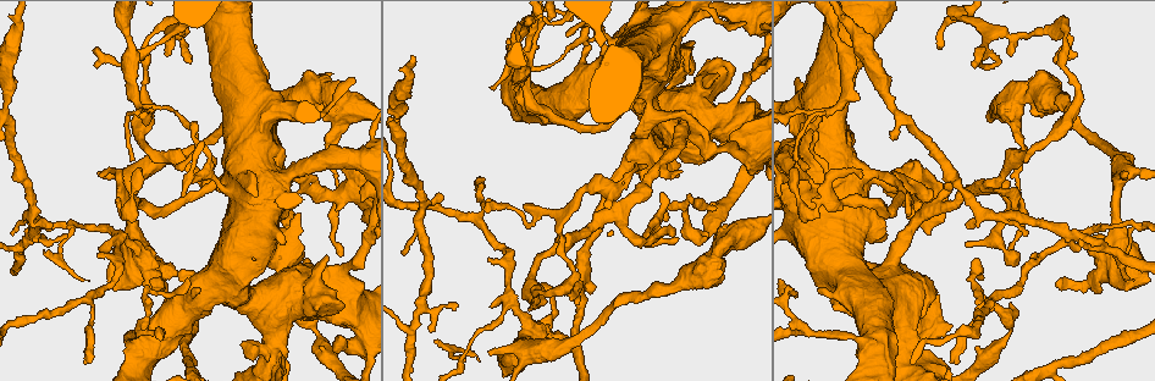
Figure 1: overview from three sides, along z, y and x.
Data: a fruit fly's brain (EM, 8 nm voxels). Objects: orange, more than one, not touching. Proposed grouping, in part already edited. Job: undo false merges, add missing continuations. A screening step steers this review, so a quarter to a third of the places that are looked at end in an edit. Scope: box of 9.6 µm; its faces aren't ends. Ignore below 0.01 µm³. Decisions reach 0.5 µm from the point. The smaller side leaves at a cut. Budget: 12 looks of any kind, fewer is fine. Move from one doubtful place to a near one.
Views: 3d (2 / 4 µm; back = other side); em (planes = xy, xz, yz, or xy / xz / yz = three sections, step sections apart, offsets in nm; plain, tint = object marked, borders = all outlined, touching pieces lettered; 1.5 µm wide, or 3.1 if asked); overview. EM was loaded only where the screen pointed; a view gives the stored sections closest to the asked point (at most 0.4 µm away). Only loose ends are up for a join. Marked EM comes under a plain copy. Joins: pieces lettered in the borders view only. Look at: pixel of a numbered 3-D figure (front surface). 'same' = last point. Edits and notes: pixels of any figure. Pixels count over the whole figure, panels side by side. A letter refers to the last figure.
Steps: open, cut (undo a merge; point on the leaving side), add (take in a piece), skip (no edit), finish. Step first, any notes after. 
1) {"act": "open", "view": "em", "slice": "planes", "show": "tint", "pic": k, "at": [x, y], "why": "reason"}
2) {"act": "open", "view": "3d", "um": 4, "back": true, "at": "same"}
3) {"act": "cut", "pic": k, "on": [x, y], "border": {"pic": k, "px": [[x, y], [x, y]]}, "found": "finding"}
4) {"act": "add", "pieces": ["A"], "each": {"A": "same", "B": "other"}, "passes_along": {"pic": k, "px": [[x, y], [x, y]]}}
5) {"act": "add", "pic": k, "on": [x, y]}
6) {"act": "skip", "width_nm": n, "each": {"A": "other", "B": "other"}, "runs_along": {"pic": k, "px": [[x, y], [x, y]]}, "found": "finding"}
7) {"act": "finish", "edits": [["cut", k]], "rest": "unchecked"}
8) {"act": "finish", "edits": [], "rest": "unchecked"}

{"act": "open", "view": "em", "slice": "planes", "show": "borders", "pic": 1, "at": [482, 196], "why": "a narrow waist"}

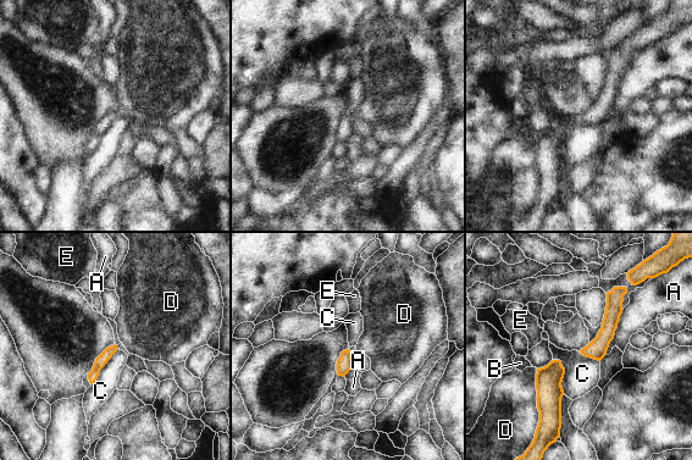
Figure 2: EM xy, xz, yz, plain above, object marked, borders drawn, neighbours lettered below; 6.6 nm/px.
{"act": "skip", "longest_contact_nm": ["D", 360], "each": {"A": "other", "B": "other", "C": "other", "D": "other", "E": "other"}, "border": {"pic": 2, "px": [[553, 359], [564, 369], [564, 393]]}, "found": "all the same neuron"}

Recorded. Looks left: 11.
{"act": "open", "view": "3d", "um": 4, "pic": 1, "at": [197, 371], "why": "branch point"}

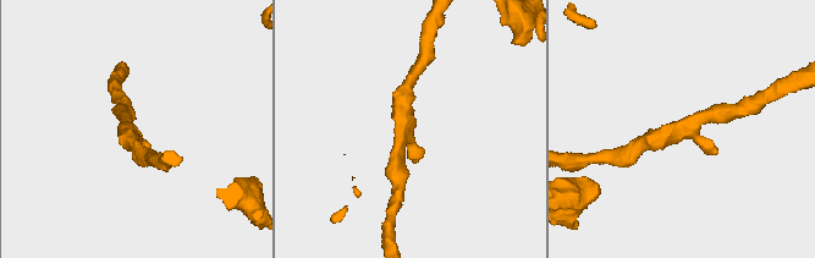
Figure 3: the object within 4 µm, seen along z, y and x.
{"act": "open", "view": "em", "slice": "xy", "step": 4, "show": "tint", "pic": 3, "at": [678, 129], "why": "need the tissue"}

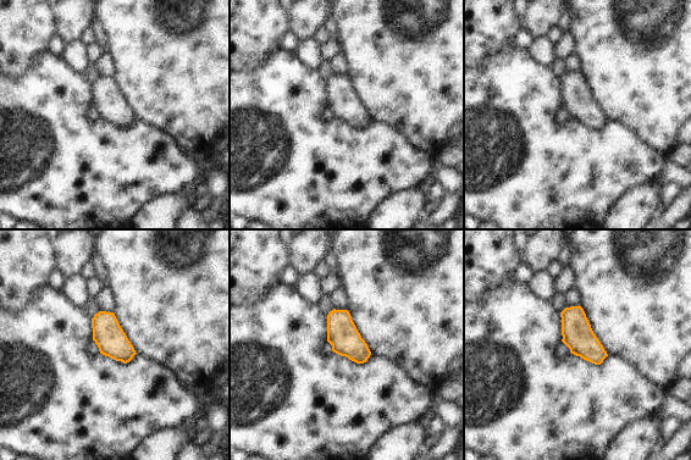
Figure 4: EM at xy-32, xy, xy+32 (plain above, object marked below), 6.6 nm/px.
{"act": "open", "view": "em", "slice": "xy", "step": 4, "show": "borders", "at": "same"}

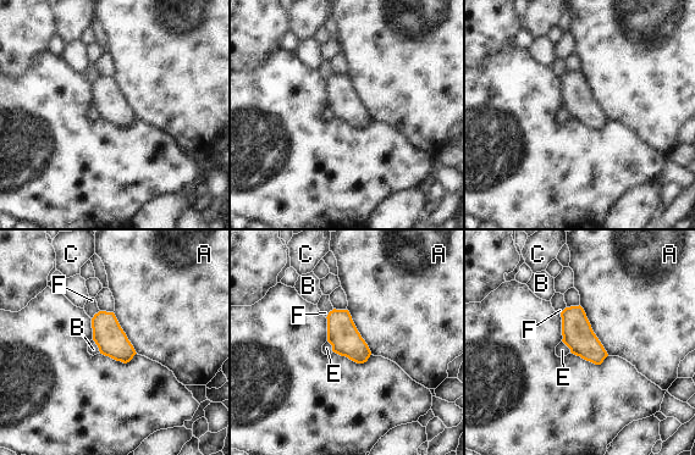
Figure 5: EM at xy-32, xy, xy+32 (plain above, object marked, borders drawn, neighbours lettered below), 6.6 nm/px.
{"act": "skip", "longest_contact_nm": ["A", 380], "each": {"A": "other", "B": "other", "C": "other", "E": "other", "F": "other"}, "found": "one neuron here"}

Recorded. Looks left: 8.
{"act": "open", "view": "em", "slice": "planes", "show": "tint", "pic": 1, "at": [865, 176], "why": "a narrow waist"}

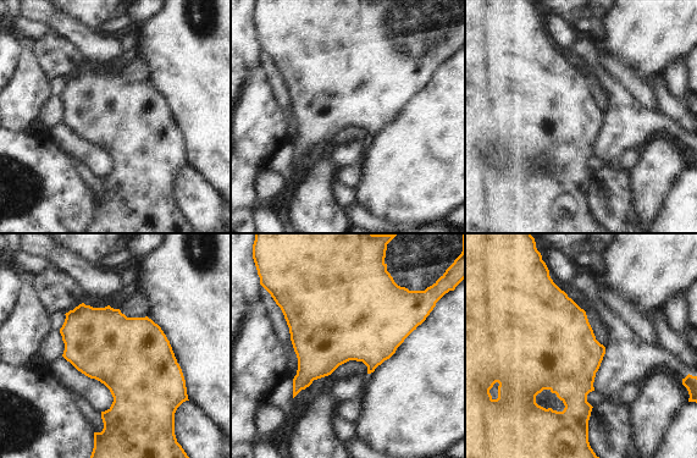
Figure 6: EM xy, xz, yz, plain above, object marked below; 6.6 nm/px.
{"act": "open", "view": "em", "slice": "planes", "show": "borders", "at": "same"}

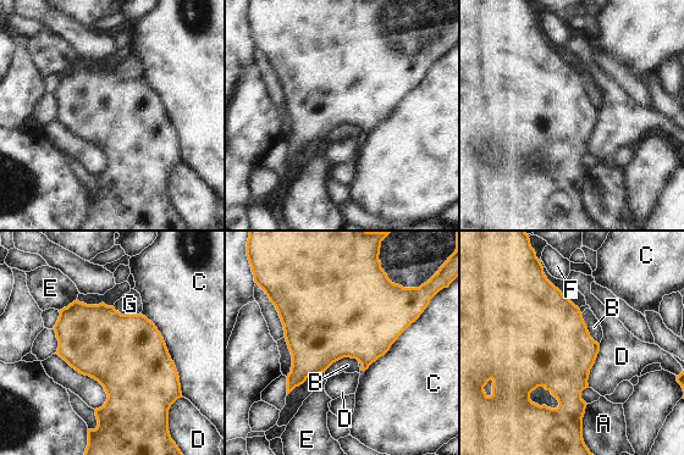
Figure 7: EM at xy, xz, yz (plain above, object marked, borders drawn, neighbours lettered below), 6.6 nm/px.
{"act": "skip", "width_nm": 280, "each": {"A": "other", "B": "other", "C": "other", "D": "other", "E": "other", "F": "other", "G": "other"}, "border": {"pic": 7, "px": [[359, 361], [341, 358], [324, 371]]}, "found": "one neuron here"}

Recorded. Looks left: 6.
{"act": "open", "view": "3d", "um": 2, "pic": 1, "at": [51, 223], "why": "free end"}

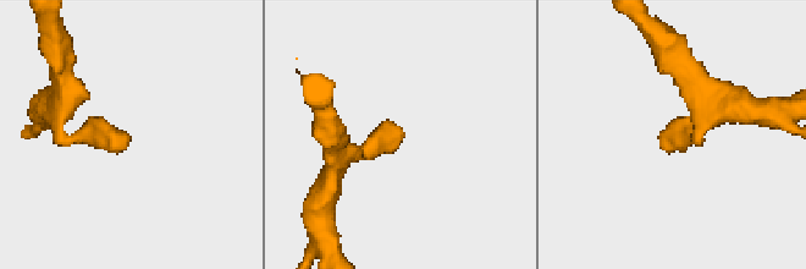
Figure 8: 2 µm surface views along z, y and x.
{"act": "open", "view": "em", "slice": "planes", "show": "borders", "pic": 8, "at": [402, 130], "why": "need the tissue"}

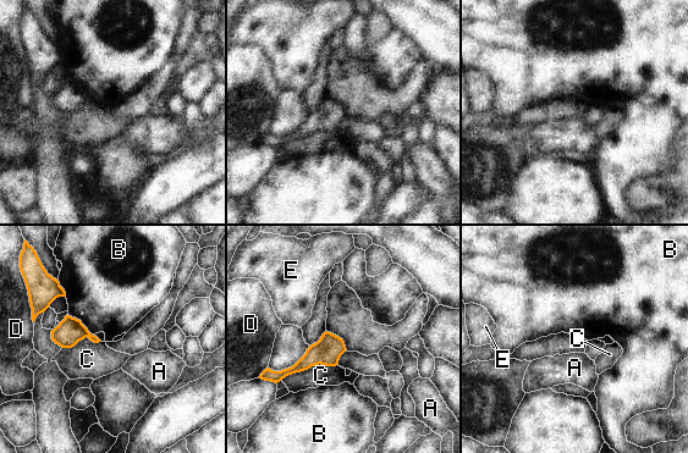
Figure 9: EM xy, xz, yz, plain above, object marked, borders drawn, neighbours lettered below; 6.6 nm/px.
{"act": "skip", "longest_contact_nm": ["C", 400], "each": {"A": "other", "B": "other", "C": "other", "D": "other", "E": "other"}, "border": {"pic": 9, "px": [[69, 314], [77, 318], [93, 335]]}, "found": "no lettered piece goes on from it"}

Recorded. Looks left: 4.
{"act": "open", "view": "3d", "um": 2, "back": true, "pic": 1, "at": [194, 128], "why": "sharp bend"}

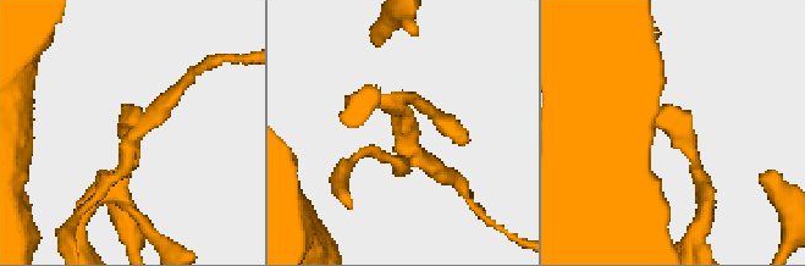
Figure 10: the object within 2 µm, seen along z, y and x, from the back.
{"act": "open", "view": "em", "slice": "planes", "show": "borders", "pic": 10, "at": [661, 120], "why": "need the tissue"}

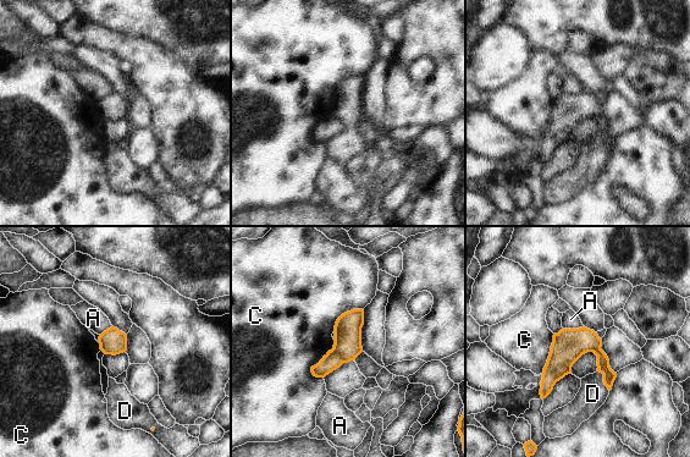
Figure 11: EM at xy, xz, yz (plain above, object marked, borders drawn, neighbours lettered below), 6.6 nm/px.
{"act": "cut", "pic": 11, "on": [330, 362], "width_nm": 170, "longest_contact_nm": ["C", 280], "each": {"A": "other", "C": "other", "D": "other"}, "found": "a second neuron is stuck on"}

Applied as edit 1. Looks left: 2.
{"act": "finish", "edits": [["cut", 11]], "rest": "unchecked"}

